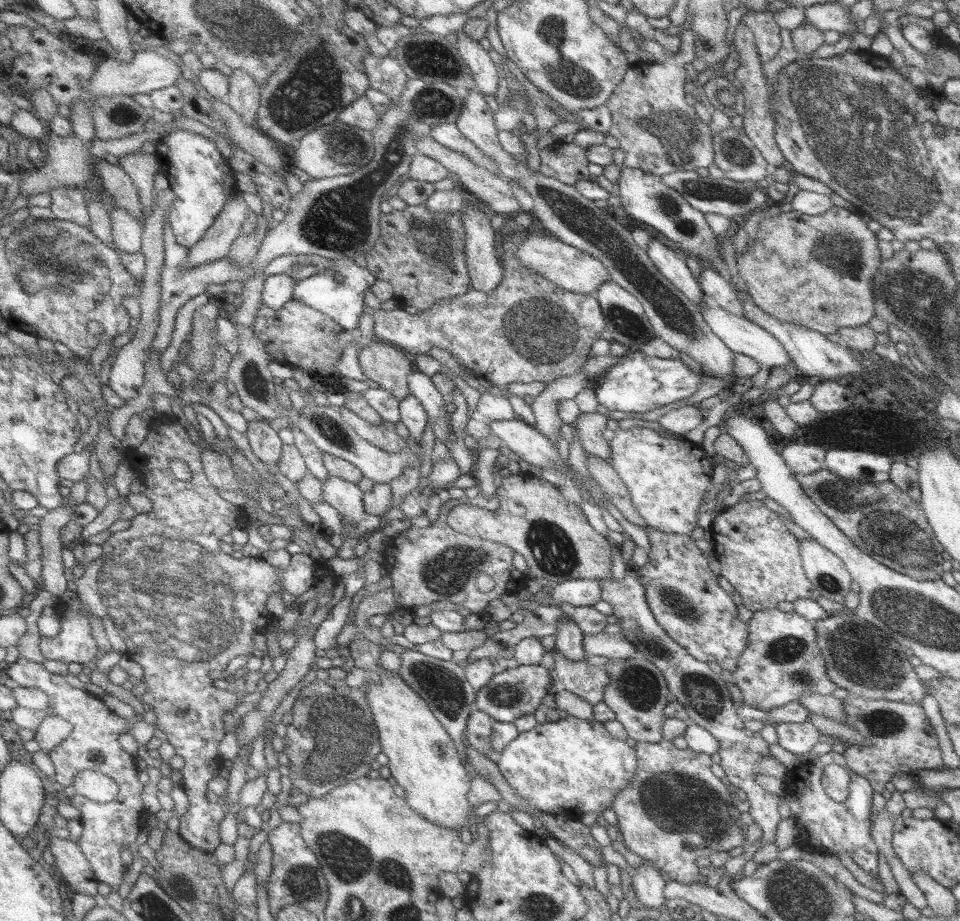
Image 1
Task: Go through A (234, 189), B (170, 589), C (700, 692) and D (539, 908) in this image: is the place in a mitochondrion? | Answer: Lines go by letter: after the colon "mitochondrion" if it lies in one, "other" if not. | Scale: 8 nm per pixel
A: other
B: mitochondrion
C: mitochondrion
D: mitochondrion

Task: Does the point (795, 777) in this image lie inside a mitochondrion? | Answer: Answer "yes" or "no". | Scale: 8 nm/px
no

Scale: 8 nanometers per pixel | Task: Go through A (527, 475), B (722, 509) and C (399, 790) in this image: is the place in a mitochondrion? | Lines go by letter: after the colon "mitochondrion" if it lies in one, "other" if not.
A: other
B: other
C: other

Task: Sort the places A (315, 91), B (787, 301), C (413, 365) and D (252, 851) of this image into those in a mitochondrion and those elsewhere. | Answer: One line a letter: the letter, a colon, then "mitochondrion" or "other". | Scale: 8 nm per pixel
A: mitochondrion
B: other
C: other
D: other

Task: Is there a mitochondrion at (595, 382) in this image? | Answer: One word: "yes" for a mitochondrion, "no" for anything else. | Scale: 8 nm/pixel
no

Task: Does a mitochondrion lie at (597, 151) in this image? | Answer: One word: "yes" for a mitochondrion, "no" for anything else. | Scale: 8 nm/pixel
no

